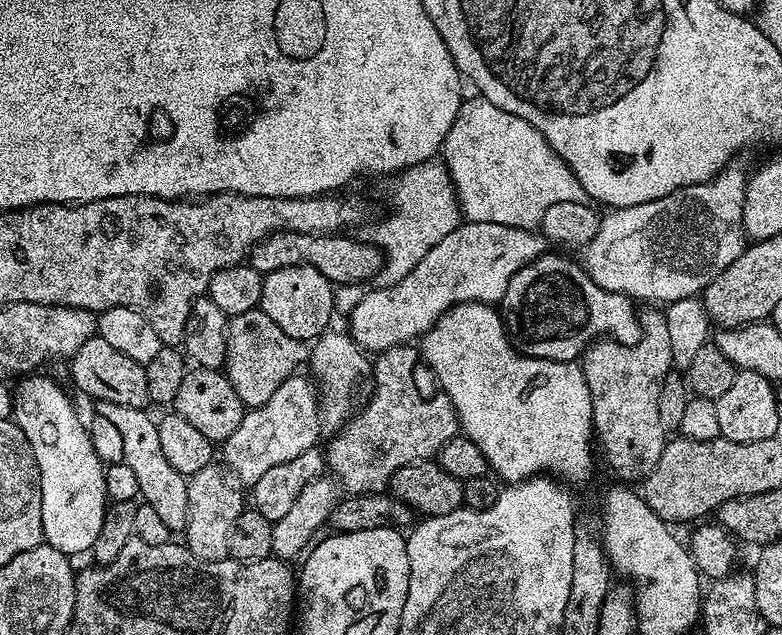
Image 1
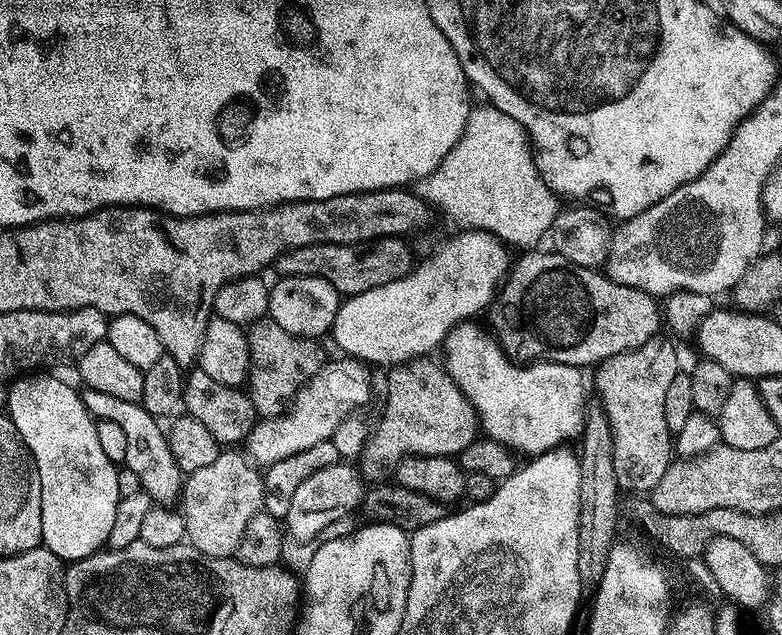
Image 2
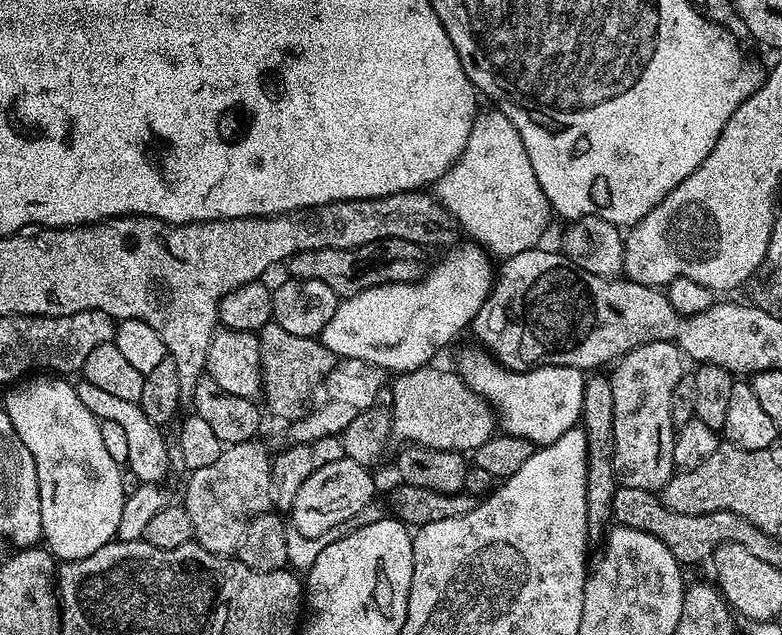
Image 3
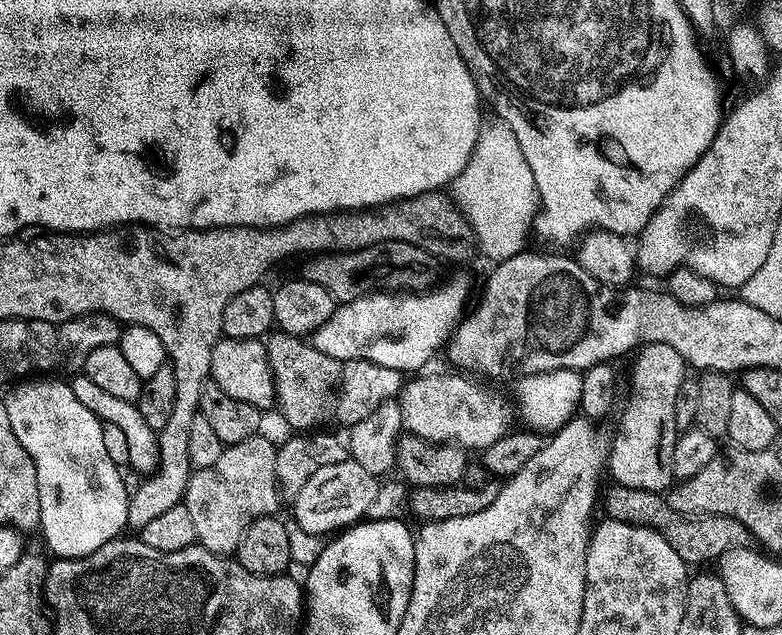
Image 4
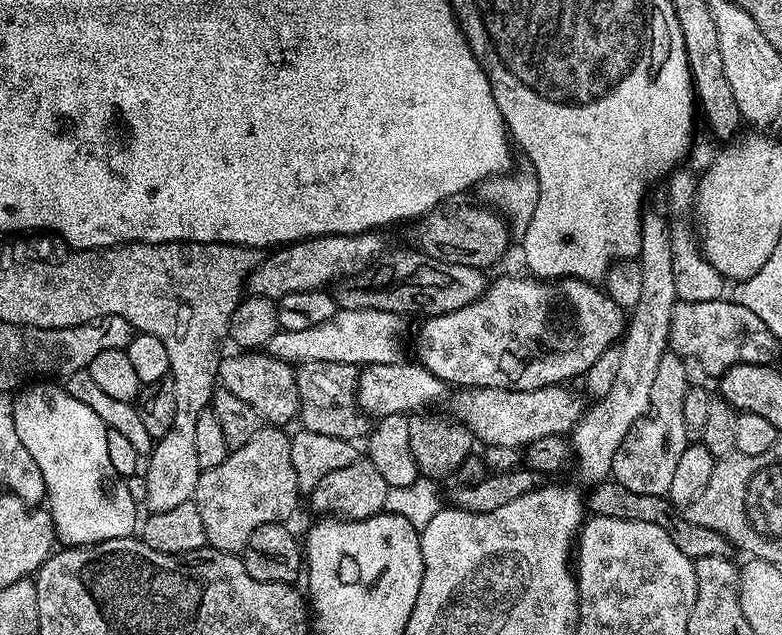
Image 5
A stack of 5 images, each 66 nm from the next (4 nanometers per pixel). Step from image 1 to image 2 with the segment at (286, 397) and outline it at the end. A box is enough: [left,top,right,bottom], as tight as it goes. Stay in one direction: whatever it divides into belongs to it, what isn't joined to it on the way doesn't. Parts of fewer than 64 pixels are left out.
[246,358,372,466]

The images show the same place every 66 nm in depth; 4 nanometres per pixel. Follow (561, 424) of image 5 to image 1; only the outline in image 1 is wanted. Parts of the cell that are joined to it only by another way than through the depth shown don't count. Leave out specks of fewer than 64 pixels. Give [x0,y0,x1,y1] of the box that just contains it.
[326,346,461,496]

